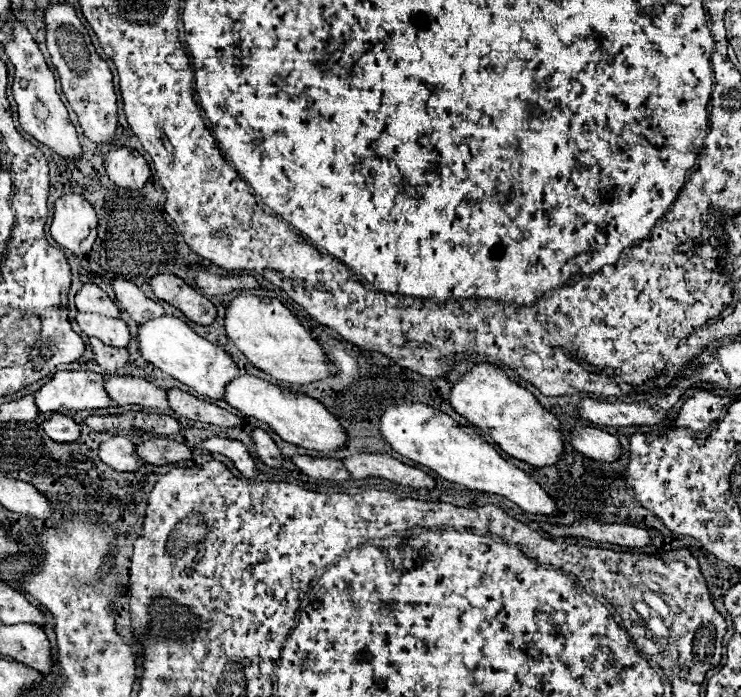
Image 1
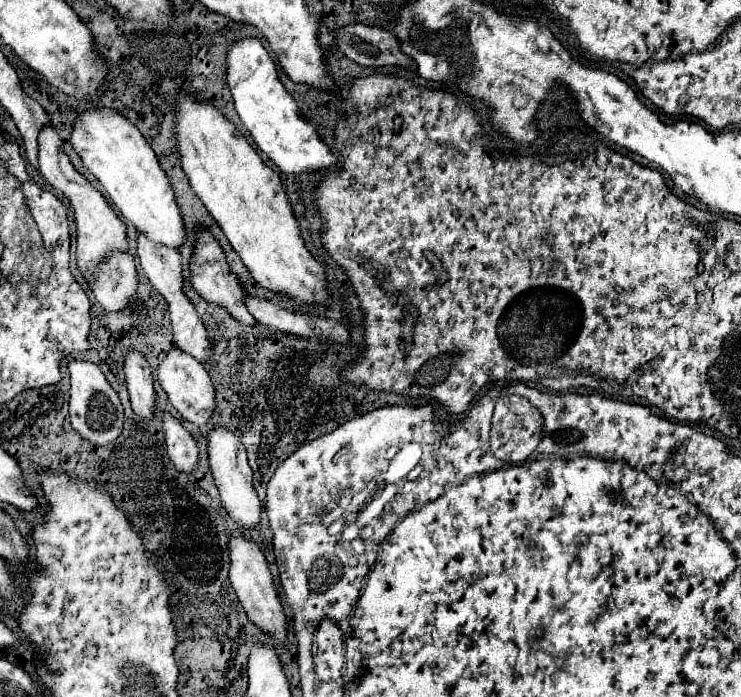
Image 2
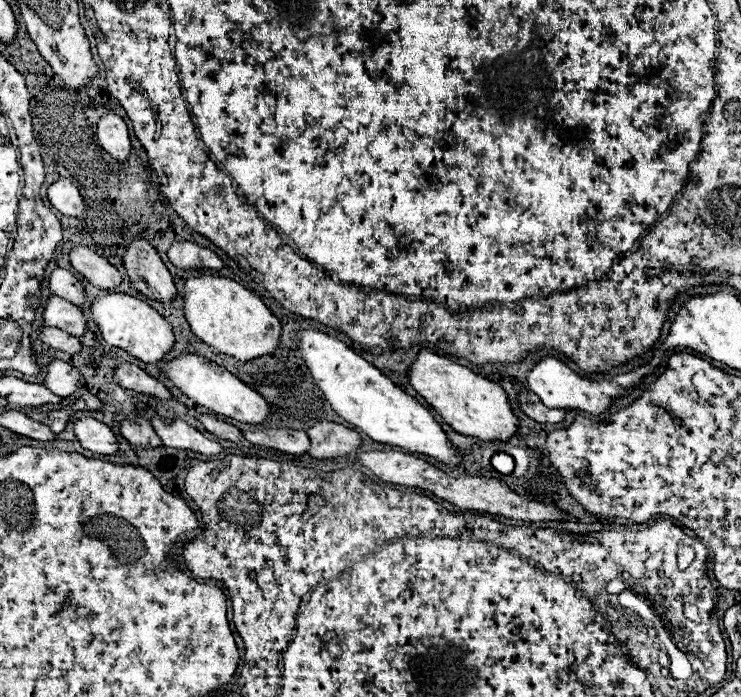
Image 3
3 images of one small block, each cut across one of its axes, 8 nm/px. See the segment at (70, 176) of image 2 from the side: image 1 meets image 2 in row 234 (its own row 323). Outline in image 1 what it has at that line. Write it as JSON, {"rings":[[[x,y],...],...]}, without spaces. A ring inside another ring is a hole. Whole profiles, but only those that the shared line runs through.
{"rings":[[[78,312],[76,322],[78,322],[80,330],[88,336],[100,338],[104,344],[114,346],[114,348],[128,348],[130,332],[122,318],[106,318],[100,314]]]}

